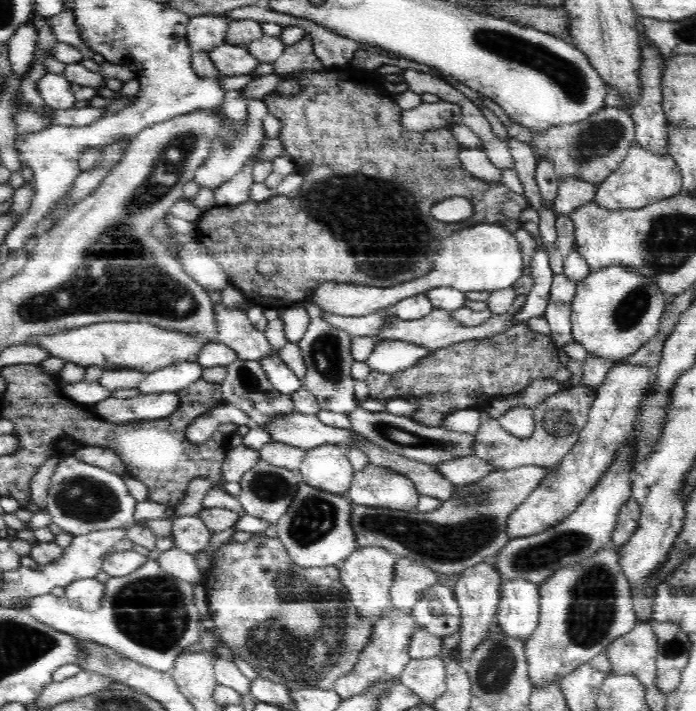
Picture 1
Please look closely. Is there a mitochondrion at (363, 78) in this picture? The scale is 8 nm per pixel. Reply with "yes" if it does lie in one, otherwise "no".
no

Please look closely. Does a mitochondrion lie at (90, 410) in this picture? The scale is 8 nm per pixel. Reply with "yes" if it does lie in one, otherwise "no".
no

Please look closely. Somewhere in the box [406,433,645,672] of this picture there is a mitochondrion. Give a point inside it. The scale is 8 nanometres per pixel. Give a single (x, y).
(592, 609)

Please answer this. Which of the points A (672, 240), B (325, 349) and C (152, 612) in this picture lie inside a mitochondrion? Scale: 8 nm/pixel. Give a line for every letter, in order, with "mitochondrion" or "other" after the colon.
A: mitochondrion
B: mitochondrion
C: mitochondrion

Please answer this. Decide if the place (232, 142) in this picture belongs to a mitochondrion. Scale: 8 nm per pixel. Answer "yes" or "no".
yes

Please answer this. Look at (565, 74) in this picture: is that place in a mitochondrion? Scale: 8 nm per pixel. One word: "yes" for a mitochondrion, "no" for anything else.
yes

